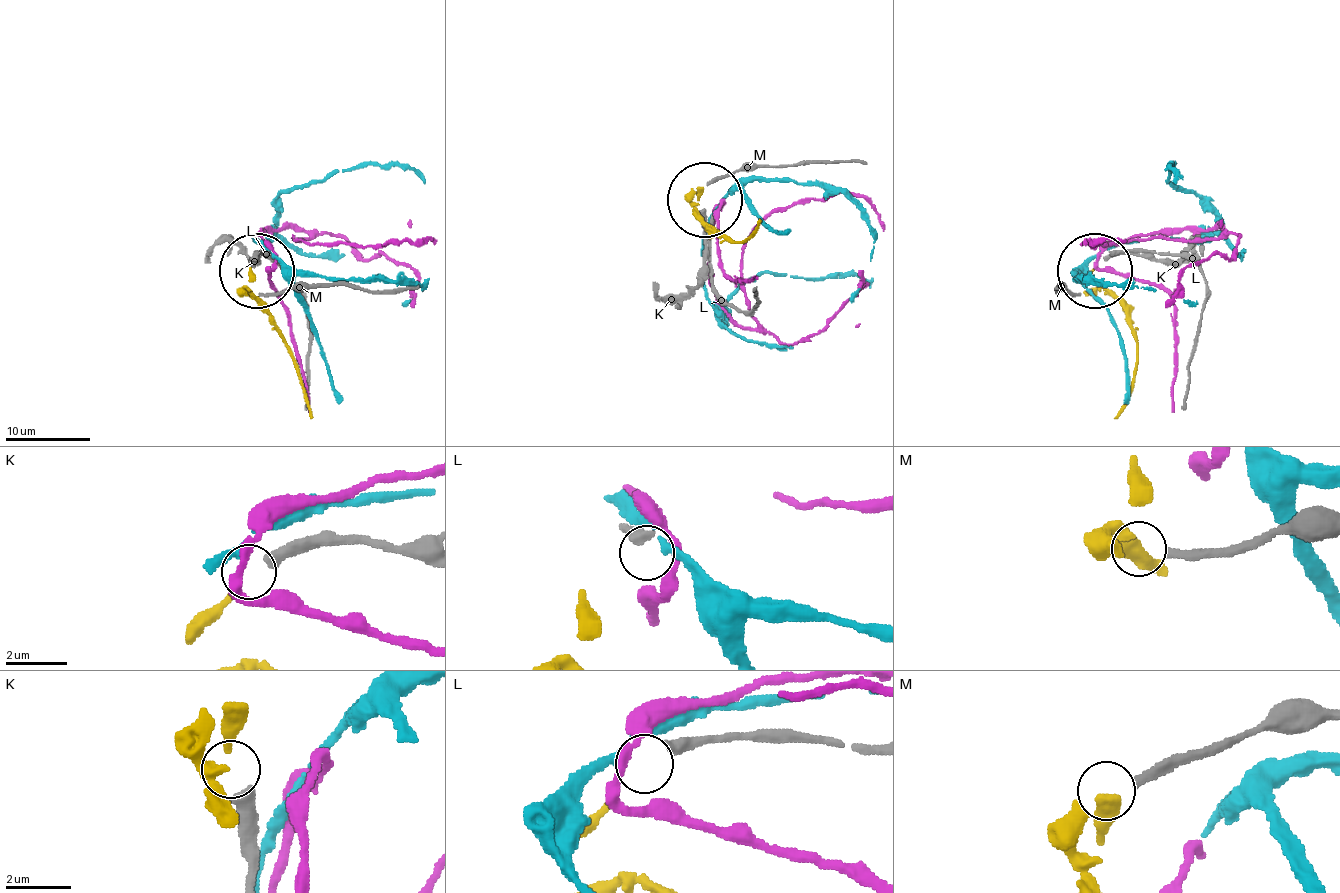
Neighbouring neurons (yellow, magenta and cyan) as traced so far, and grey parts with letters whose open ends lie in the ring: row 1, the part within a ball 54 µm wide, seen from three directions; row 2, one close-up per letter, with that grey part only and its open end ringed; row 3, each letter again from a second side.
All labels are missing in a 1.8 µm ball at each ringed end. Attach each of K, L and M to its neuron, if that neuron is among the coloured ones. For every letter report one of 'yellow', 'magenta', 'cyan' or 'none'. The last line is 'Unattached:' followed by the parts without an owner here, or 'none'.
K: yellow
L: none
M: none
Unattached: L, M

